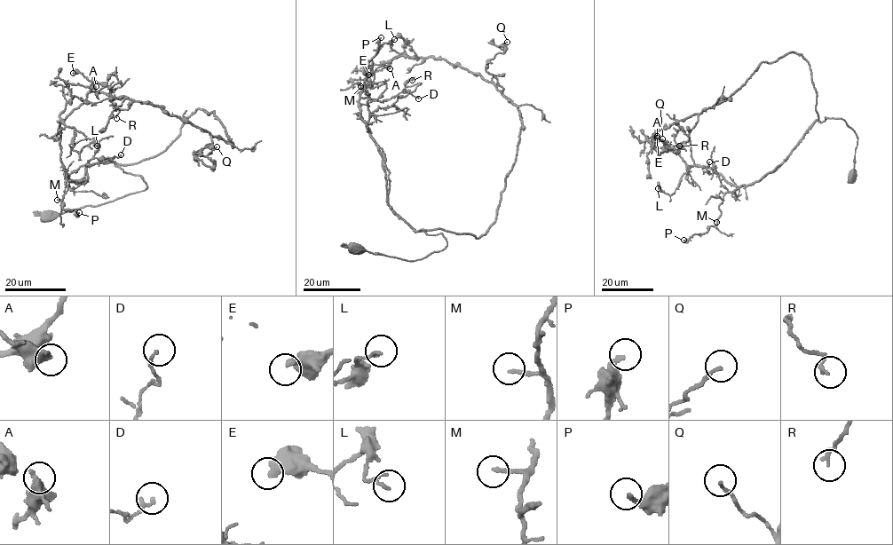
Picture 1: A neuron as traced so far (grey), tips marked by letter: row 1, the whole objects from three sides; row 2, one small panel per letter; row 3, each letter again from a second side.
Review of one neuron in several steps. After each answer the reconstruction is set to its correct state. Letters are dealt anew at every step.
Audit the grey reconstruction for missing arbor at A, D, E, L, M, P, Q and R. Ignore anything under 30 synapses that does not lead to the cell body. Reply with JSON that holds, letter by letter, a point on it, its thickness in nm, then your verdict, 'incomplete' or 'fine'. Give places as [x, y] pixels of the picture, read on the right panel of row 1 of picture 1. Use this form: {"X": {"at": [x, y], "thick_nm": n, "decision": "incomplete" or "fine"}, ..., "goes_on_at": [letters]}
{"A": {"at": [657, 138], "thick_nm": 320, "decision": "fine"}, "D": {"at": [709, 161], "thick_nm": 80, "decision": "fine"}, "E": {"at": [657, 136], "thick_nm": 400, "decision": "fine"}, "L": {"at": [658, 188], "thick_nm": 120, "decision": "fine"}, "M": {"at": [716, 222], "thick_nm": 180, "decision": "fine"}, "P": {"at": [683, 240], "thick_nm": 190, "decision": "fine"}, "Q": {"at": [662, 138], "thick_nm": 140, "decision": "fine"}, "R": {"at": [679, 146], "thick_nm": 160, "decision": "fine"}, "goes_on_at": []}

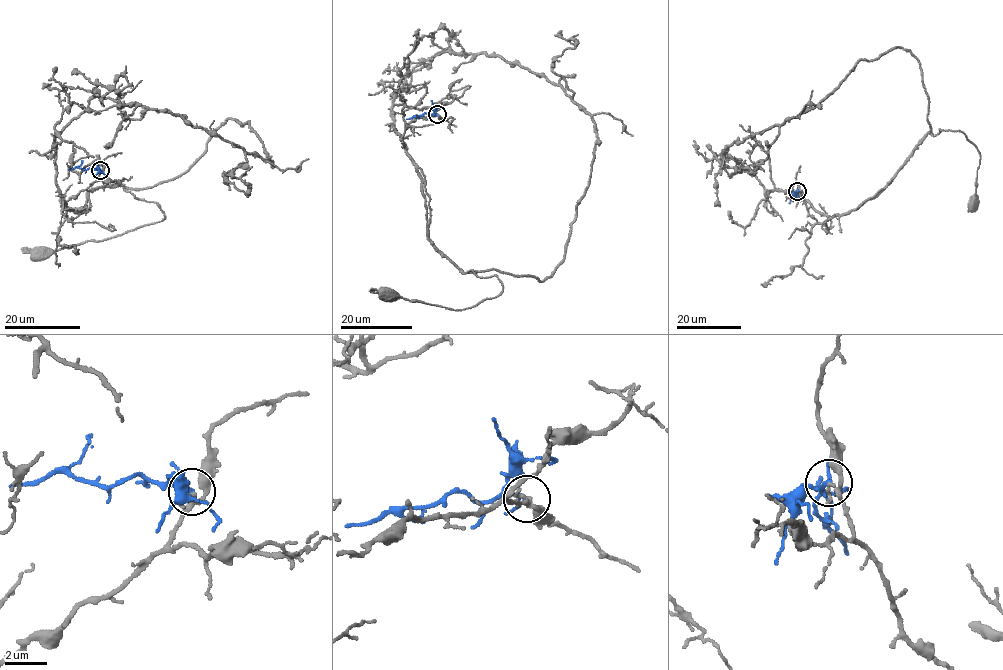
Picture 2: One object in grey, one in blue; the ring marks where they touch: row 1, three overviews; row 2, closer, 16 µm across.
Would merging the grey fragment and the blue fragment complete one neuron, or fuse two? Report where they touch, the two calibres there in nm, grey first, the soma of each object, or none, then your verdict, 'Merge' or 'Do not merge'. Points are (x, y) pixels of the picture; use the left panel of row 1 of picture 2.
Place: (100, 170). Thickness 140 nm (grey) against 160 nm. Soma of grey: (40, 252). Soma of blue: none. Do not merge

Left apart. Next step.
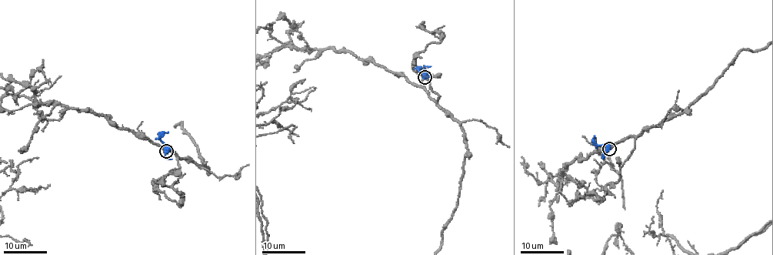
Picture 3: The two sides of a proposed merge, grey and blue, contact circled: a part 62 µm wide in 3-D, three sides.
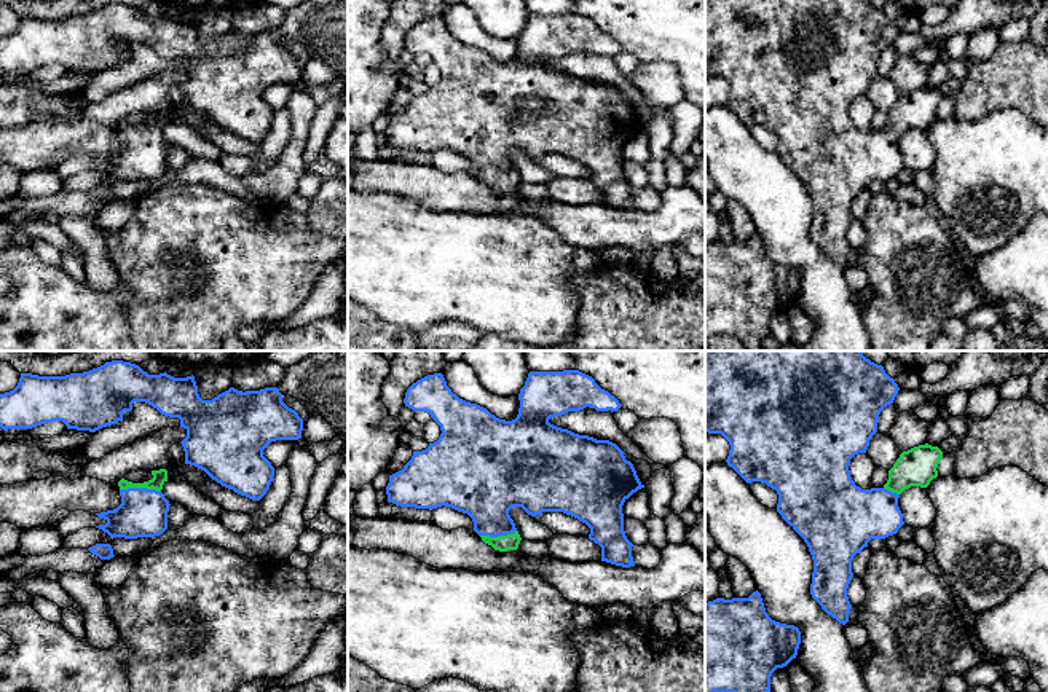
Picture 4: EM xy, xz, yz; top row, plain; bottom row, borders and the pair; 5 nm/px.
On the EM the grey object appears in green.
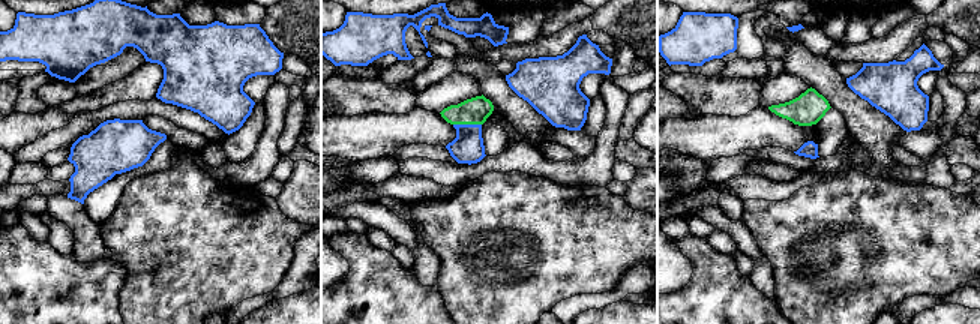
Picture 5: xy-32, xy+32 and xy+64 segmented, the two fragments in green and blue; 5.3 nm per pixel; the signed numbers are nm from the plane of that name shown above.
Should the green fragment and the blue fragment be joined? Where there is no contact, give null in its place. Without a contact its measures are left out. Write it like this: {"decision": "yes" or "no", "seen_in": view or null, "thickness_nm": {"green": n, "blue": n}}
{"decision": "yes", "seen_in": "xy", "thickness_nm": {"green": 70, "blue": 240}}

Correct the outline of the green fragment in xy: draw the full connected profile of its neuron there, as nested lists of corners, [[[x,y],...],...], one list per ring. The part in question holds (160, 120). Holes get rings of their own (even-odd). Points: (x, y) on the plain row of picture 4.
[[[152,113],[153,121],[132,126],[124,121],[118,124],[121,147],[107,155],[96,156],[107,166],[96,171],[110,180],[155,180],[167,172],[169,144],[161,136],[167,124],[167,113]]]

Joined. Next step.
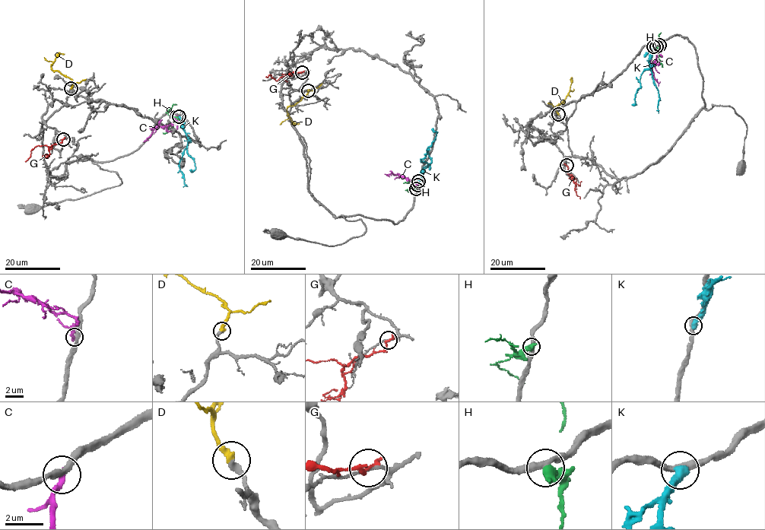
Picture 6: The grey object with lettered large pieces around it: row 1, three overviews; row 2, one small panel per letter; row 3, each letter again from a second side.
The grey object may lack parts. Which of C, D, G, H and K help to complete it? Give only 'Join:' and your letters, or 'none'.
Join: D

